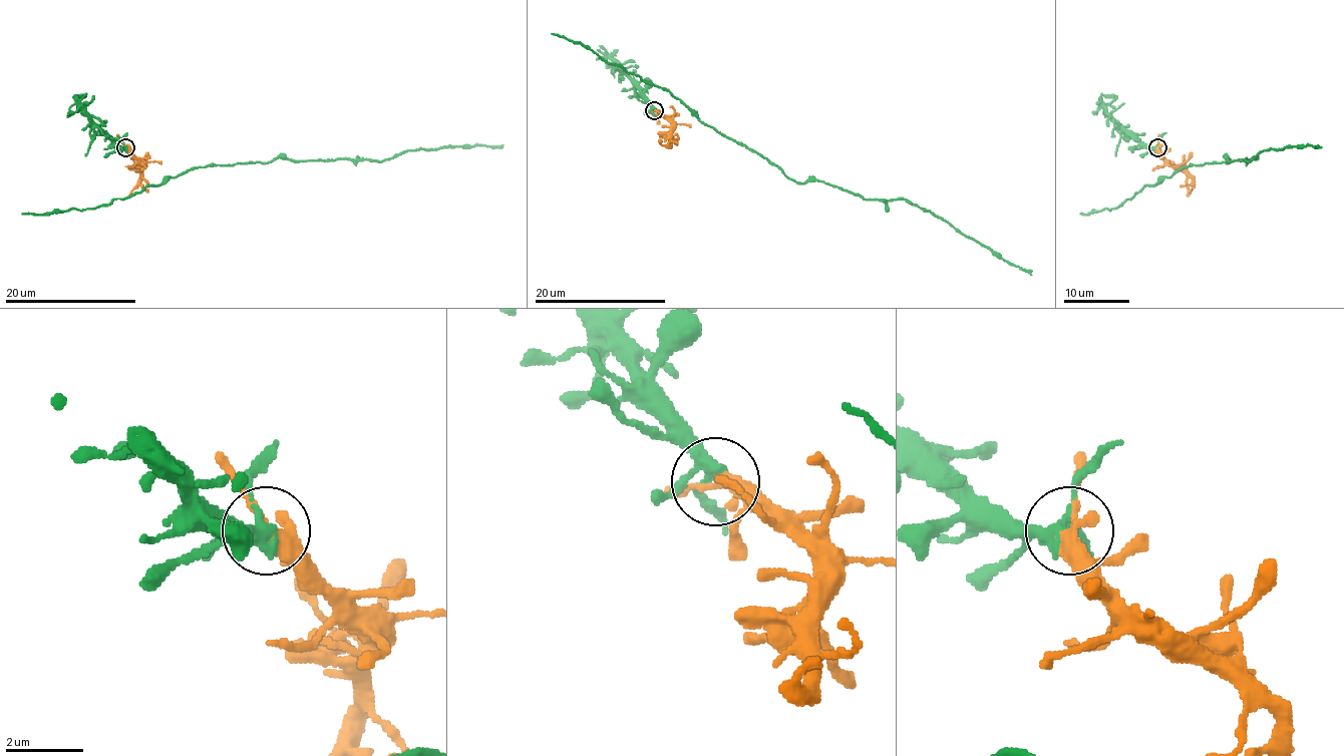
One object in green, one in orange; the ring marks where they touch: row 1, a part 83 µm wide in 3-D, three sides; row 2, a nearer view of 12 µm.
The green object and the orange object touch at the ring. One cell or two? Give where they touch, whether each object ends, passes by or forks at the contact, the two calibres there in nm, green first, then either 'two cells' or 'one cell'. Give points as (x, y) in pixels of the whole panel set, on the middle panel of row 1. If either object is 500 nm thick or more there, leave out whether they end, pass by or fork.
place (654, 110); green forks; orange passes by; calibres 240 and 340 nm; one cell

